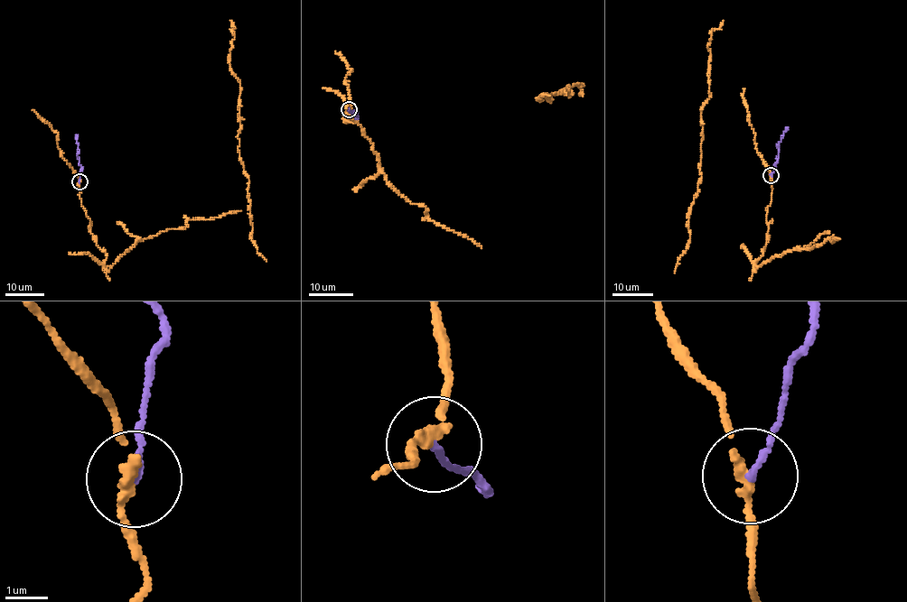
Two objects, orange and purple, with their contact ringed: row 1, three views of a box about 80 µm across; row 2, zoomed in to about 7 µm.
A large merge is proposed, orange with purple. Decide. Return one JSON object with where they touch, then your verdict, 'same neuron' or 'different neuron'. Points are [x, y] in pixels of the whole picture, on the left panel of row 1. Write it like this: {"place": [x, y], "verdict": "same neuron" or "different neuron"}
{"place": [79, 181], "verdict": "different neuron"}

